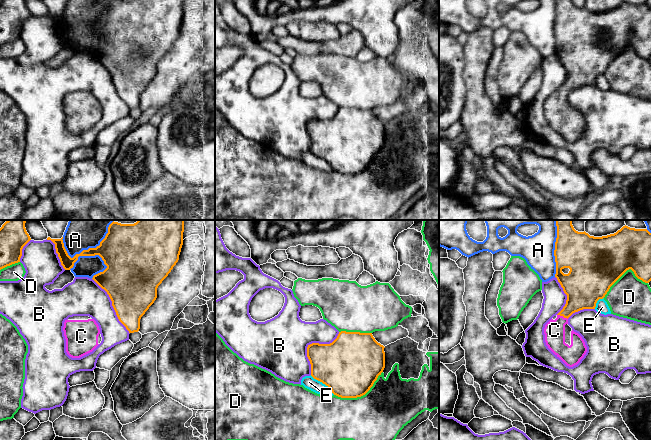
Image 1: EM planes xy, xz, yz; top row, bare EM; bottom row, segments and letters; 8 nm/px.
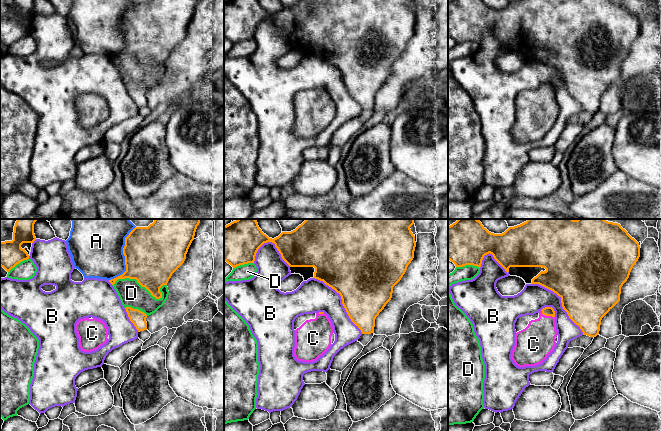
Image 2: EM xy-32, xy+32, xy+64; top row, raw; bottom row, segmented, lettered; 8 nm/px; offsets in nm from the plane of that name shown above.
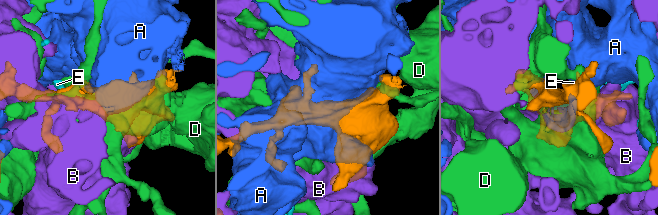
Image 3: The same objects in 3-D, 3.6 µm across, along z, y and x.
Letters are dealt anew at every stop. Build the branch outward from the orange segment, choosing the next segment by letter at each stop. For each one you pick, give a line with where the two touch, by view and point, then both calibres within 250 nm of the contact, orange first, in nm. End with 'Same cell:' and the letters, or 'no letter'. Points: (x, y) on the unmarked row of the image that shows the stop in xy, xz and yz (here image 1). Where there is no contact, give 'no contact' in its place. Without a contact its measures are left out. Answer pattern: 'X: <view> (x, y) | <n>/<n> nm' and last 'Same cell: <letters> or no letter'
C: yz (562, 91) | 260/170 nm
Same cell: C

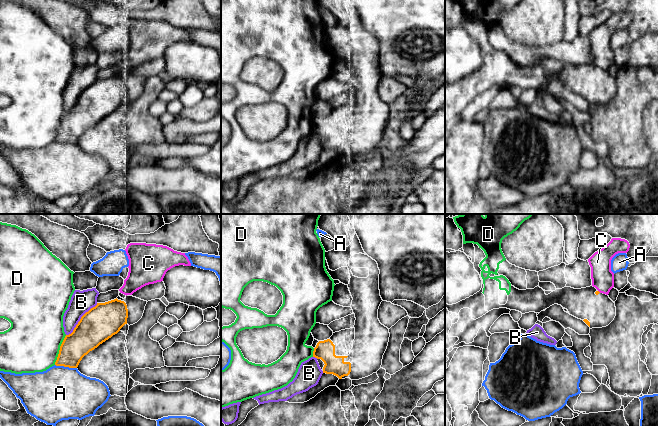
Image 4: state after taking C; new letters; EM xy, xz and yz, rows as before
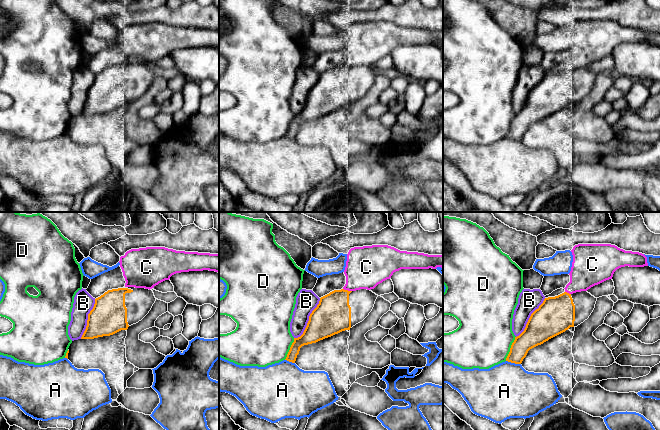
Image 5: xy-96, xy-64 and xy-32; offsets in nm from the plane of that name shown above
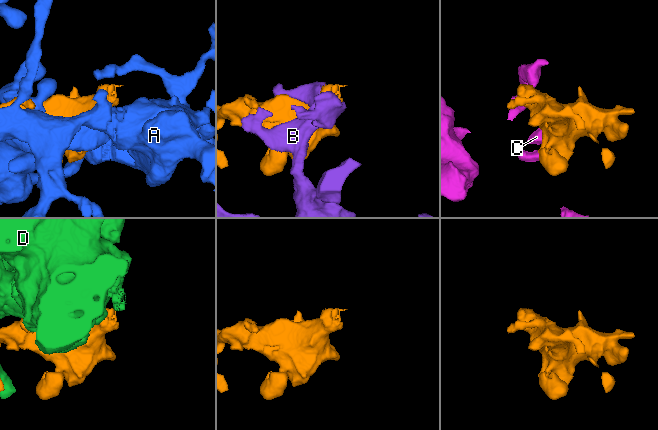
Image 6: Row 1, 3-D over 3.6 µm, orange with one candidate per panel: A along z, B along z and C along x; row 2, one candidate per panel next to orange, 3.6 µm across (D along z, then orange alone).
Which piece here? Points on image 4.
Same cell: no letter

